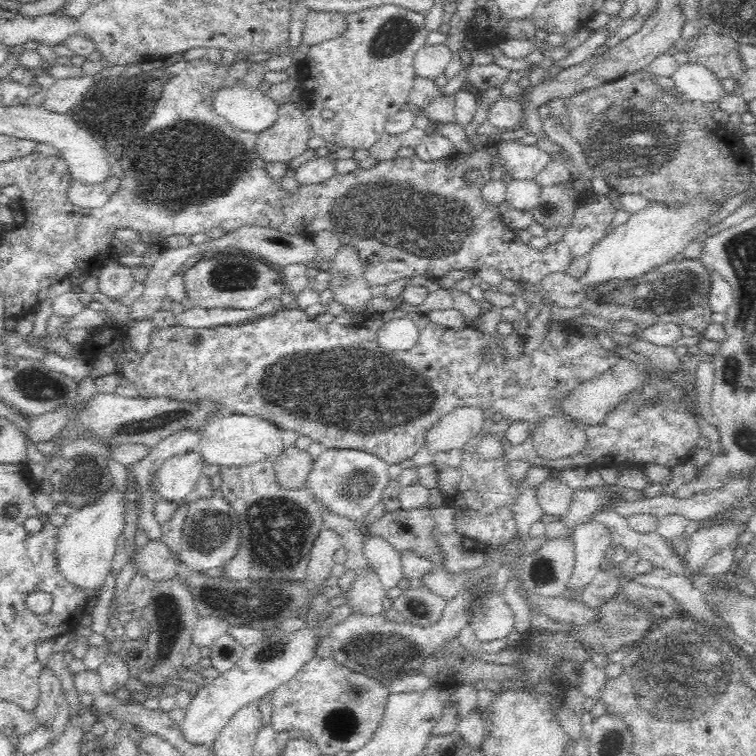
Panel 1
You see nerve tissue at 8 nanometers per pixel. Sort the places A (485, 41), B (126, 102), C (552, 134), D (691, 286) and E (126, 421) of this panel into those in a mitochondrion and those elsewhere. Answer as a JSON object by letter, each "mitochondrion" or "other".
{"A":"other","B":"other","C":"other","D":"mitochondrion","E":"mitochondrion"}

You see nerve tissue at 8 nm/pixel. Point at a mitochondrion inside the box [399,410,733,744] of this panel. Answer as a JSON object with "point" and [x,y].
{"point":[673,667]}

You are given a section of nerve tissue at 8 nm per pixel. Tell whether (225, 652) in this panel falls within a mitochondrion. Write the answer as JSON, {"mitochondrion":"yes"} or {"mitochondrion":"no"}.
{"mitochondrion":"no"}

